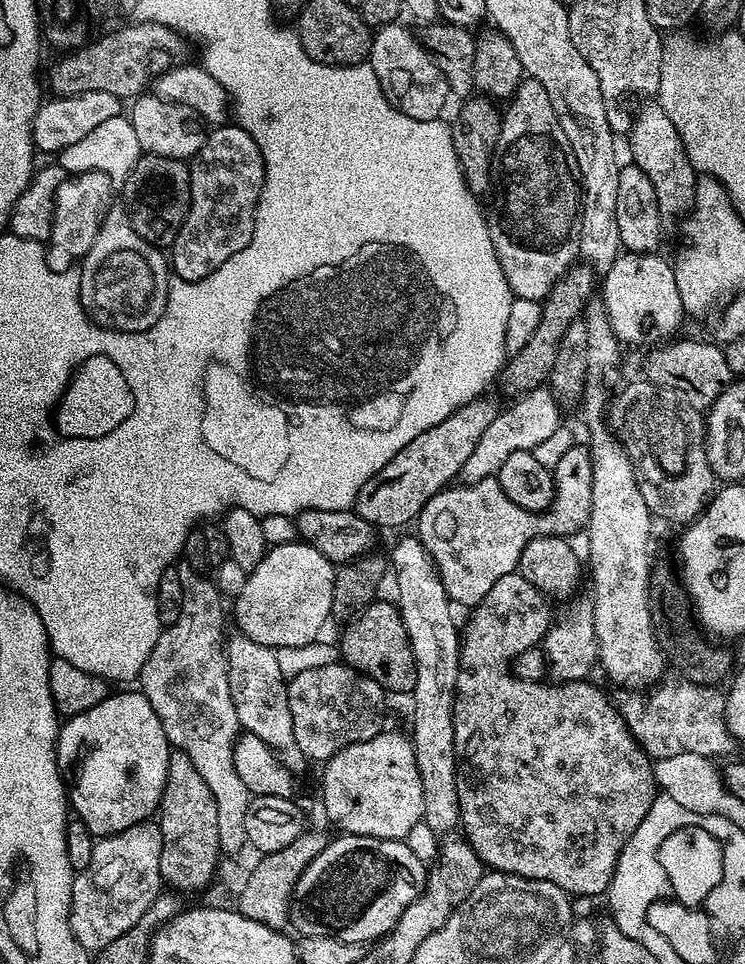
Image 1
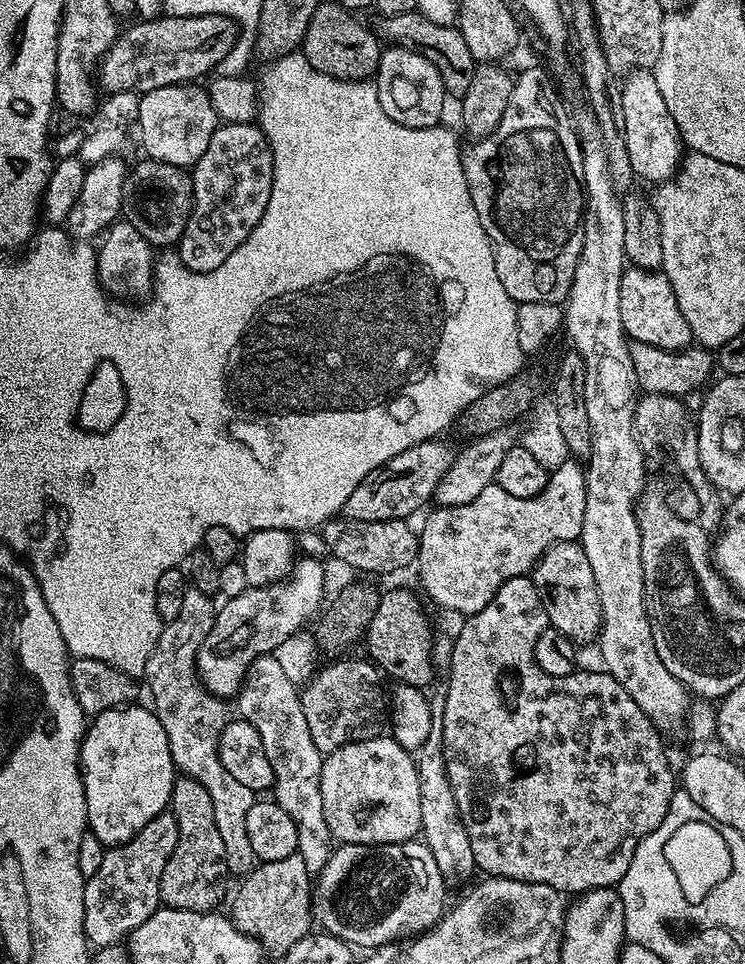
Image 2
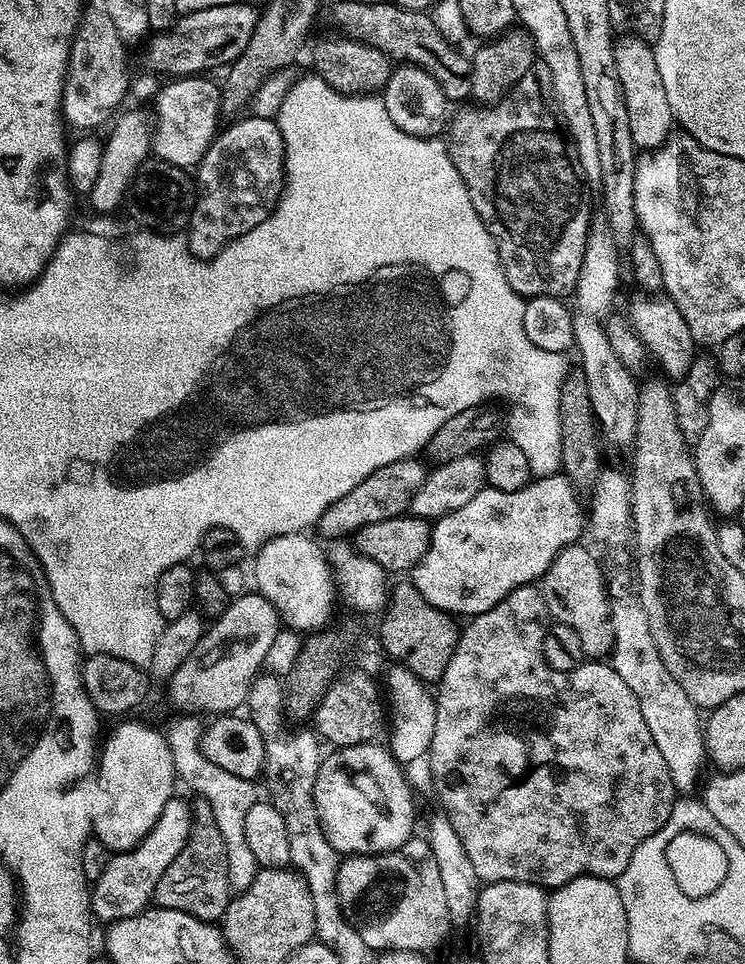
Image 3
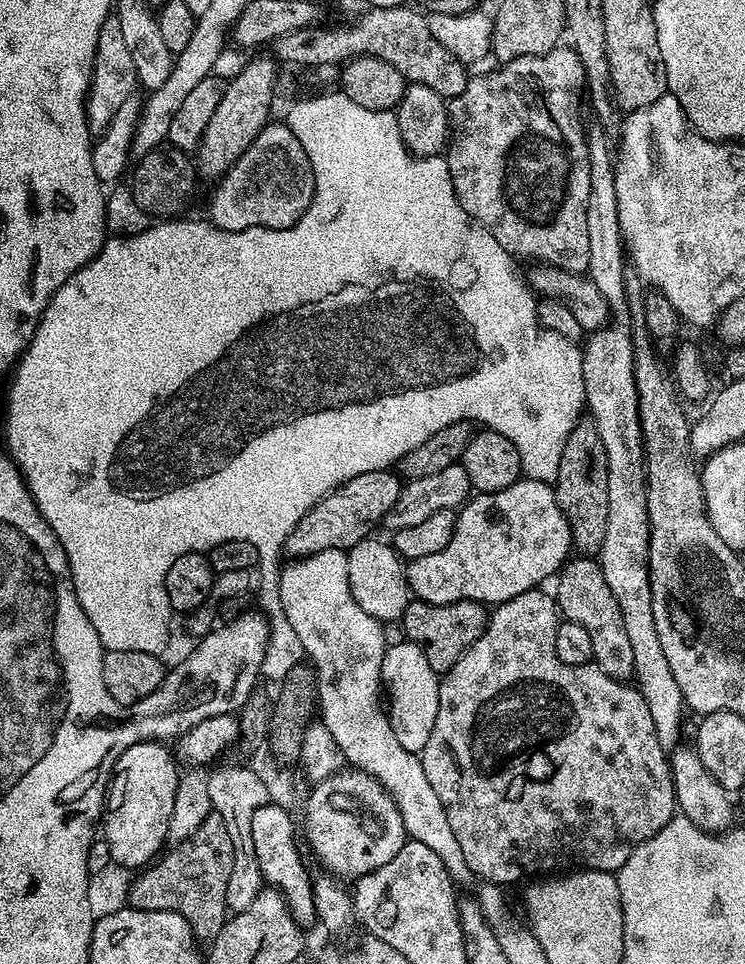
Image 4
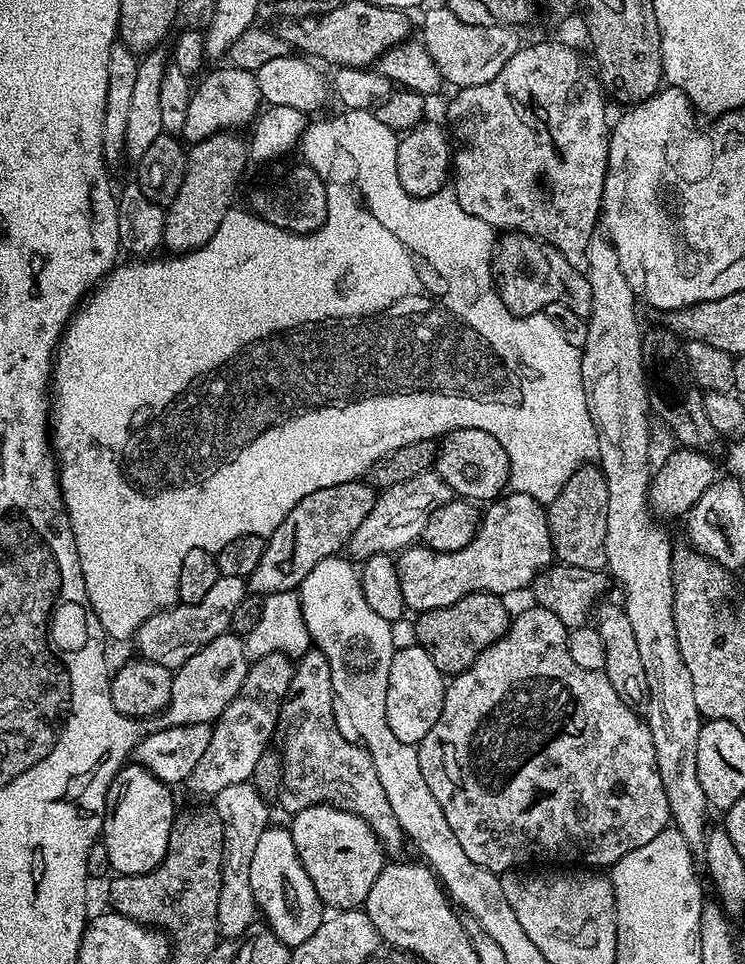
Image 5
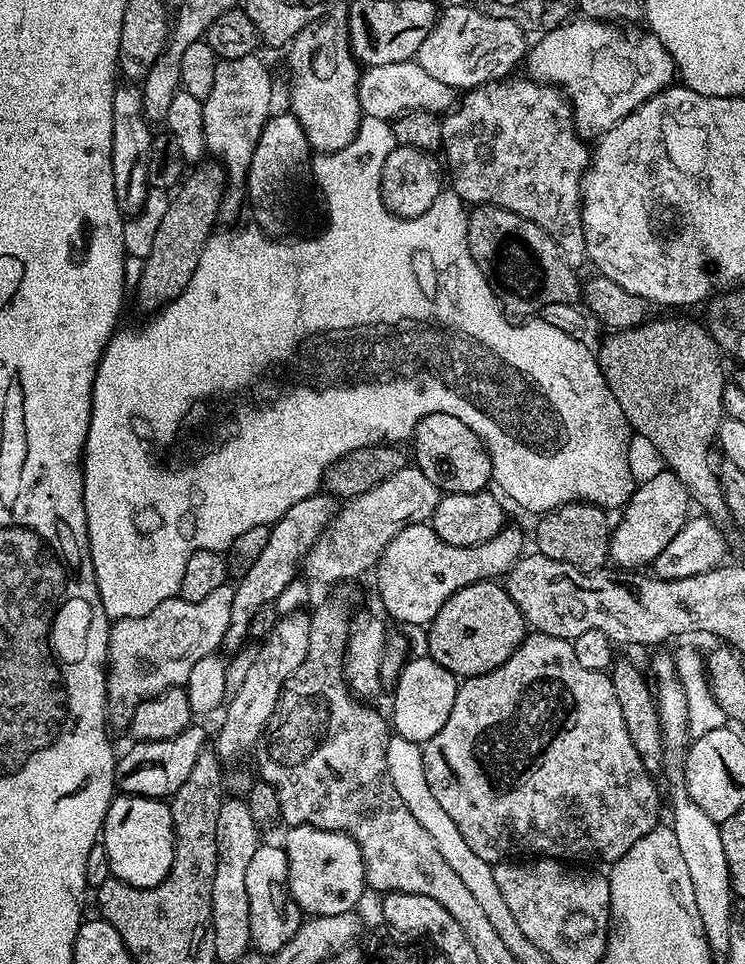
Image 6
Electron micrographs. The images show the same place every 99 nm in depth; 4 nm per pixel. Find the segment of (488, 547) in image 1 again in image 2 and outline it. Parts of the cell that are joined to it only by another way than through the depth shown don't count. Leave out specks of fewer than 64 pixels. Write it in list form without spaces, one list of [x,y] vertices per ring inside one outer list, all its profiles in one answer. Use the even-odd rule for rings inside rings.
[[[569,458],[562,466],[551,469],[548,484],[534,498],[514,498],[506,494],[493,482],[474,498],[462,506],[433,507],[433,512],[424,520],[424,529],[419,529],[420,584],[424,592],[440,608],[449,608],[452,612],[461,612],[461,617],[473,616],[490,598],[500,592],[507,580],[524,578],[532,571],[540,555],[552,544],[560,540],[579,541],[582,534],[582,518],[586,518],[586,482],[585,469]]]

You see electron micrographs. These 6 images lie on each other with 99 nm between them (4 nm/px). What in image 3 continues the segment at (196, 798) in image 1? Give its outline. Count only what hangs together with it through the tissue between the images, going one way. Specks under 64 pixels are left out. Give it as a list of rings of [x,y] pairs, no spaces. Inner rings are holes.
[[[197,799],[194,804],[190,838],[182,854],[178,854],[178,858],[174,858],[170,866],[166,866],[166,874],[158,878],[154,897],[155,907],[178,910],[199,920],[216,922],[228,909],[231,892],[226,862],[226,842],[218,831],[218,822],[214,822],[214,810],[206,801]]]

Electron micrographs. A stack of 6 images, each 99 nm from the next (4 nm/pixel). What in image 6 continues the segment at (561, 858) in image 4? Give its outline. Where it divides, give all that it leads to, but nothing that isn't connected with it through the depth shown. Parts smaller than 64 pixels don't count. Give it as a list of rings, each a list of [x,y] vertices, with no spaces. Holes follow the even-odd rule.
[[[533,631],[531,634],[525,636],[522,643],[514,650],[514,654],[510,654],[510,658],[506,662],[502,662],[502,666],[498,666],[481,676],[467,677],[459,685],[457,697],[454,698],[453,710],[450,711],[450,716],[446,720],[446,724],[442,726],[442,730],[439,730],[438,734],[434,734],[432,738],[424,742],[422,747],[424,749],[426,782],[430,782],[430,791],[433,792],[434,798],[438,798],[438,806],[442,806],[442,810],[446,810],[446,814],[450,814],[454,826],[458,826],[458,831],[462,833],[462,838],[466,838],[466,846],[470,846],[470,850],[474,850],[474,854],[478,854],[478,858],[489,862],[504,862],[509,858],[551,858],[561,862],[588,862],[584,860],[597,860],[600,864],[611,866],[616,863],[618,858],[622,858],[622,854],[626,854],[626,850],[630,850],[630,846],[634,846],[634,842],[638,842],[638,838],[646,838],[646,834],[650,834],[650,830],[654,830],[661,823],[661,789],[660,792],[656,789],[656,784],[652,781],[655,780],[653,773],[646,770],[643,758],[638,754],[638,750],[634,750],[634,742],[630,742],[630,734],[626,731],[626,718],[622,718],[622,706],[618,706],[618,697],[614,695],[611,675],[608,672],[586,670],[586,666],[580,665],[578,658],[574,655],[572,641],[554,638],[545,632]]]

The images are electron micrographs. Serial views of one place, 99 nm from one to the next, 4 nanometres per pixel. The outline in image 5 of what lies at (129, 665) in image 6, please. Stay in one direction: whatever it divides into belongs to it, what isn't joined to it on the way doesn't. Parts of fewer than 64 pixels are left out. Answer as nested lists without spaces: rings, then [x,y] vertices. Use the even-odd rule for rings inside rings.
[[[221,576],[218,582],[214,582],[212,589],[202,597],[202,602],[194,602],[193,604],[175,603],[171,608],[163,608],[161,612],[155,612],[150,618],[146,618],[142,622],[142,626],[137,628],[134,637],[134,643],[141,657],[150,662],[154,662],[158,666],[164,666],[170,669],[178,669],[183,666],[190,658],[194,658],[194,654],[198,654],[198,650],[202,650],[202,646],[206,646],[210,642],[214,642],[214,638],[225,635],[231,626],[231,615],[234,608],[238,606],[246,595],[246,580],[242,576]]]

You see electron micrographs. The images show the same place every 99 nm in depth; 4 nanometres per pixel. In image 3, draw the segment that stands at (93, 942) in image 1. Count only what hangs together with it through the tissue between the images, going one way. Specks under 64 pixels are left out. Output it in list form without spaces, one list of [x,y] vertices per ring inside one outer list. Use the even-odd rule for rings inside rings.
[[[173,794],[166,802],[158,822],[154,822],[150,834],[146,834],[146,838],[142,838],[142,842],[129,852],[117,852],[109,859],[106,870],[102,870],[90,888],[92,911],[97,921],[111,922],[136,916],[149,907],[156,894],[158,878],[162,878],[162,874],[166,874],[166,866],[170,866],[170,862],[182,854],[192,833],[193,819],[193,805]]]

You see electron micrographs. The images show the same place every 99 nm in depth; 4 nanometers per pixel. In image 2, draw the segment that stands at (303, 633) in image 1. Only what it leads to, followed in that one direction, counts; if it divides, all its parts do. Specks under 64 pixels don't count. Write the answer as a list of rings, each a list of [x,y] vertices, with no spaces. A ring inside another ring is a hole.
[[[316,560],[295,561],[294,567],[287,577],[286,582],[273,582],[266,588],[249,587],[242,594],[229,596],[219,605],[216,621],[202,646],[196,655],[196,675],[200,677],[200,683],[208,691],[221,698],[235,697],[240,690],[240,683],[244,681],[244,675],[248,667],[260,656],[272,654],[276,647],[281,645],[291,636],[297,635],[300,628],[308,619],[321,611],[324,596],[324,568]]]

